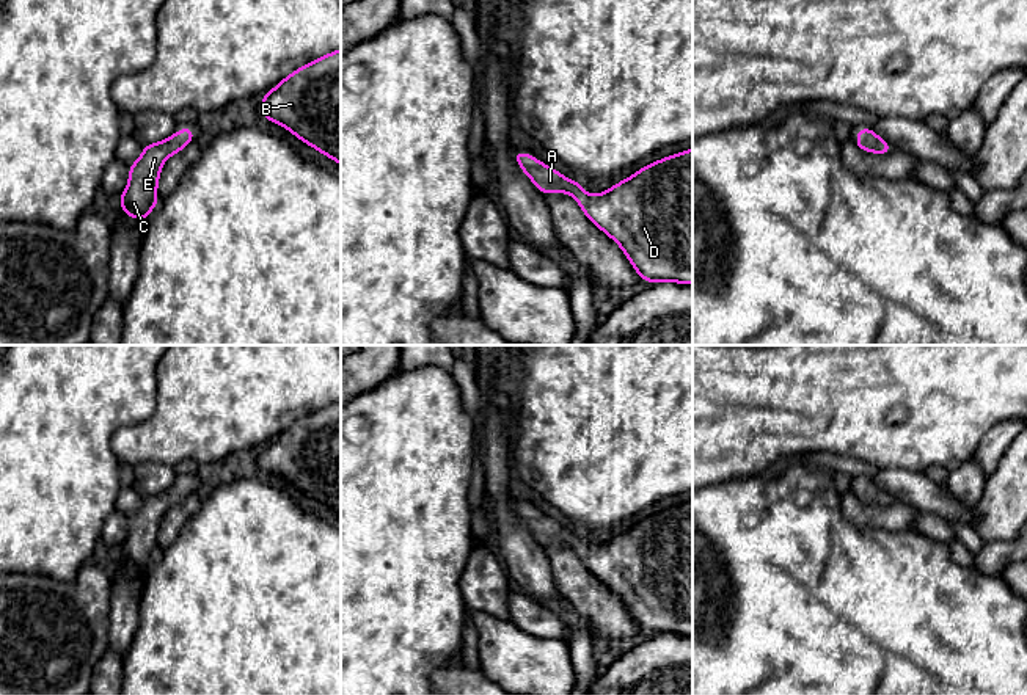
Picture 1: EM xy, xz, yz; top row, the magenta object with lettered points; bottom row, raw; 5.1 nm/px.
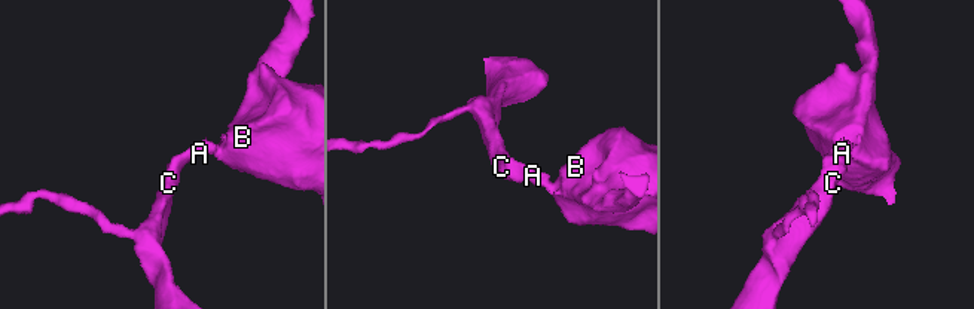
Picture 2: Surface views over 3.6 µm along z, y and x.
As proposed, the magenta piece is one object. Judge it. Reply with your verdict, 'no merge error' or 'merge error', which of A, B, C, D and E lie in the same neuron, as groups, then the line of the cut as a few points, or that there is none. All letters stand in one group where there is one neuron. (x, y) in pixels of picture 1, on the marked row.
no merge error; groups A B C D E; cut none

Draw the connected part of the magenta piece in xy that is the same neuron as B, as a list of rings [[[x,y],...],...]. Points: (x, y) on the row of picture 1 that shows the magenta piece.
[[[341,49],[298,67],[264,94],[261,115],[341,165]]]

